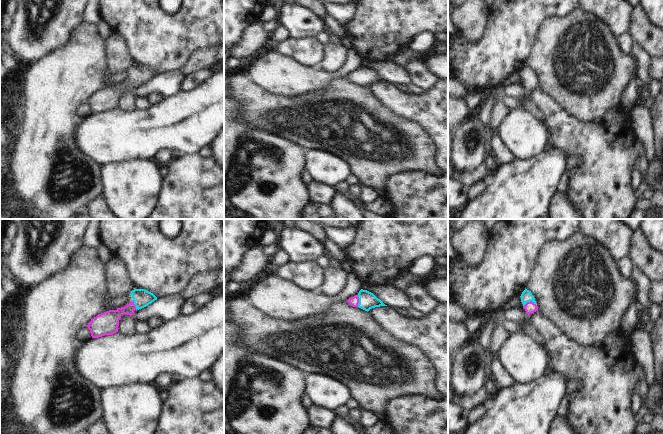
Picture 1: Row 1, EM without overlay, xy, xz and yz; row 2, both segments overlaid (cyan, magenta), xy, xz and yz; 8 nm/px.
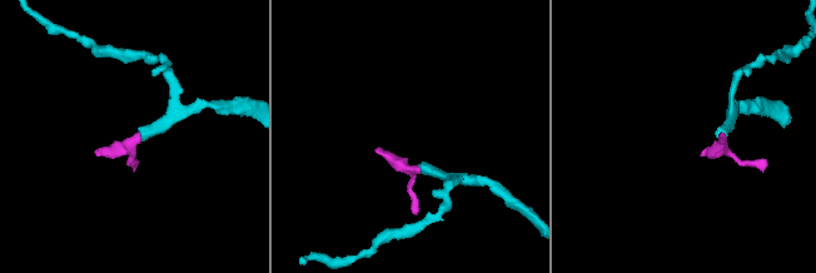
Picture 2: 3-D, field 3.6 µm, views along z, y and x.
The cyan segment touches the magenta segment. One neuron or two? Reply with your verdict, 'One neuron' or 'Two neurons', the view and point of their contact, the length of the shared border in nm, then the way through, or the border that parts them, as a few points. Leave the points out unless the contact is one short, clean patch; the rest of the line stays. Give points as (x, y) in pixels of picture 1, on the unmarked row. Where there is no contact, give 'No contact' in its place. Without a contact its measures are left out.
One neuron. Touches cyan at yz (529, 77). Shared border 110 nm. Path across: yz (526, 72), (529, 77), (530, 83)

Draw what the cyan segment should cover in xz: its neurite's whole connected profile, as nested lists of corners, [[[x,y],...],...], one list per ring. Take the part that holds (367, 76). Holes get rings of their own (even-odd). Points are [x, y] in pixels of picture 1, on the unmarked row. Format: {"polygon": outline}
{"polygon": [[[361,65],[357,72],[351,73],[347,78],[353,83],[359,83],[365,87],[369,87],[372,84],[387,82],[380,75],[378,75],[373,69]]]}

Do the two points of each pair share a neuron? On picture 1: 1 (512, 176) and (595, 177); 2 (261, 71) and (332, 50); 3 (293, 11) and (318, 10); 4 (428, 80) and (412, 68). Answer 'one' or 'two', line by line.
1: two
2: two
3: two
4: one

